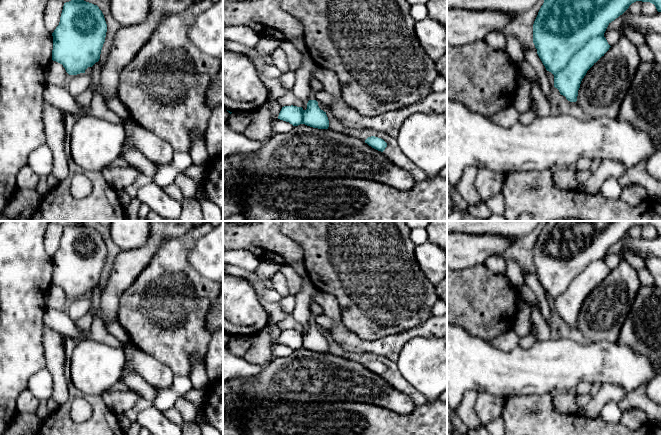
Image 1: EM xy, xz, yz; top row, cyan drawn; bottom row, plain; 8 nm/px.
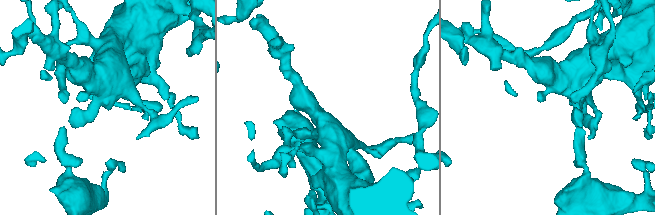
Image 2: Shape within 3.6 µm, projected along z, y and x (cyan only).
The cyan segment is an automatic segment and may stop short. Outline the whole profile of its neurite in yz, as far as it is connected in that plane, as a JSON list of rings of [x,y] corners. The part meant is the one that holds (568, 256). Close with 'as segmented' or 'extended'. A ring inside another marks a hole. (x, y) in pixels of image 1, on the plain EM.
[[[547,221],[533,248],[533,267],[546,294],[554,299],[554,311],[570,326],[576,326],[580,308],[587,295],[611,271],[604,257],[608,249],[636,226],[650,226],[661,236],[661,221]]]; as segmented

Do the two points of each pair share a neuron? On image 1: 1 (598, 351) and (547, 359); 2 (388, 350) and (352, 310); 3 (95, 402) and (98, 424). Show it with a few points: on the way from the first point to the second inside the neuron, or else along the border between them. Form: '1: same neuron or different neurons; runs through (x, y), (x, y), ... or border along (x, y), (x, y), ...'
1: same neuron; runs through (585, 359), (560, 359)
2: different neurons; border along (401, 332), (377, 339), (361, 339), (355, 334)
3: same neuron; runs through (98, 407), (98, 419)

